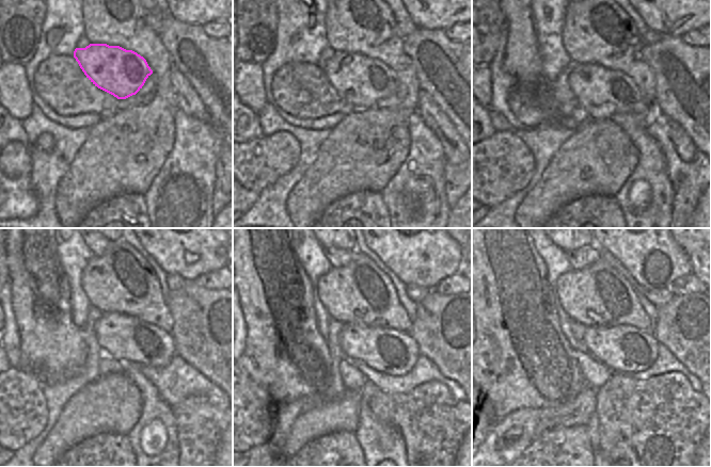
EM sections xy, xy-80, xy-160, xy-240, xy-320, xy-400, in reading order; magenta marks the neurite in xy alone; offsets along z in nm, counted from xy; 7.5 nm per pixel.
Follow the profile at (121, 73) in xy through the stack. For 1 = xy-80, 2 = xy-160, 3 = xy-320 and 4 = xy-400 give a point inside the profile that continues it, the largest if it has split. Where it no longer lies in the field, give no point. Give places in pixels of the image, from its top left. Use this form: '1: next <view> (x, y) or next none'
1: next xy-80 (361, 81)
2: next xy-160 (600, 92)
3: next xy-320 (390, 351)
4: next xy-400 (626, 350)

